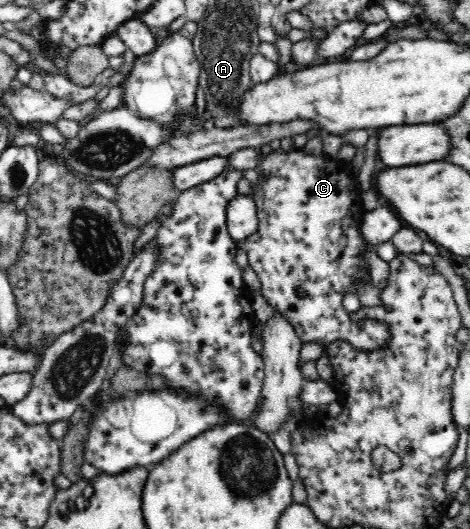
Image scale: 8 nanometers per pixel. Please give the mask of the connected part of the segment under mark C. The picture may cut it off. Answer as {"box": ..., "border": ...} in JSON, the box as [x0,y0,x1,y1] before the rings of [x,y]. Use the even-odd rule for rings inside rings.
{"box":[243,147,391,354],"border":[[[275,147],[273,150],[260,159],[260,175],[258,191],[252,189],[250,195],[253,196],[258,208],[258,229],[251,235],[246,237],[243,241],[243,249],[246,252],[249,265],[257,273],[257,277],[261,283],[261,294],[266,298],[266,302],[272,307],[272,310],[281,313],[295,329],[295,332],[300,336],[302,343],[308,343],[311,341],[320,342],[322,346],[322,352],[325,354],[325,349],[328,344],[336,341],[350,342],[353,347],[358,348],[364,352],[371,352],[378,348],[385,348],[387,343],[390,342],[391,335],[388,329],[387,323],[382,321],[376,321],[375,319],[363,319],[362,321],[352,321],[349,318],[349,312],[342,305],[344,301],[344,294],[350,291],[356,292],[356,287],[360,285],[360,281],[366,281],[368,279],[368,258],[366,258],[366,249],[369,245],[362,232],[360,232],[360,225],[366,212],[364,205],[362,204],[362,198],[360,198],[360,190],[358,189],[358,175],[359,172],[355,171],[349,165],[342,163],[340,159],[332,159],[327,157],[325,153],[317,157],[316,155],[309,155],[308,152],[304,152],[302,149],[295,148],[289,152],[286,152],[280,147]]]}

